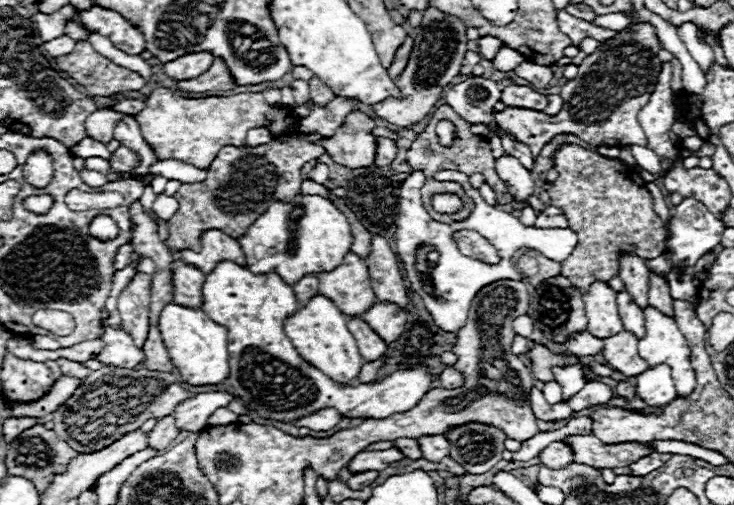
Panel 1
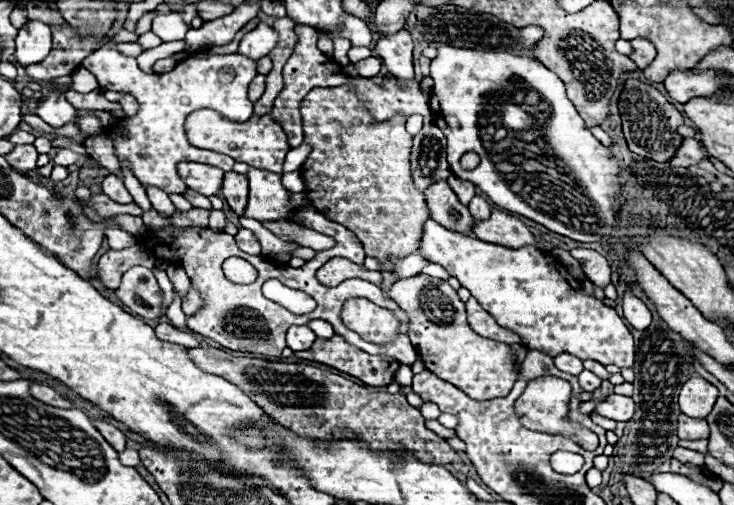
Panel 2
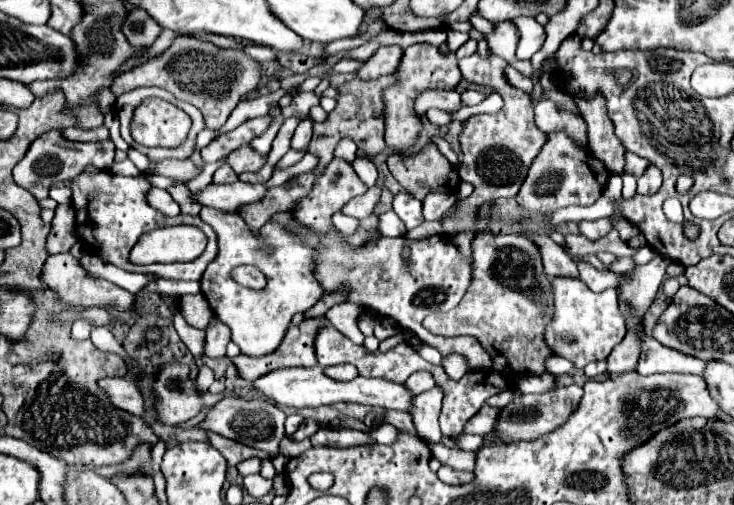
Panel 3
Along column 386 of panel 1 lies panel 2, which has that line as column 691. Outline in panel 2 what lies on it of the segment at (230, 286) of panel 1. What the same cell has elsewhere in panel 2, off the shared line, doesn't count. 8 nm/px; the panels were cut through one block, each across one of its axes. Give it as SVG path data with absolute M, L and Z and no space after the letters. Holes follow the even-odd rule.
M694 374L690 380L686 380L686 384L680 390L678 396L678 404L680 410L686 416L692 418L706 418L710 414L710 408L714 406L718 398L718 388L712 386L708 380L704 380L702 376Z

